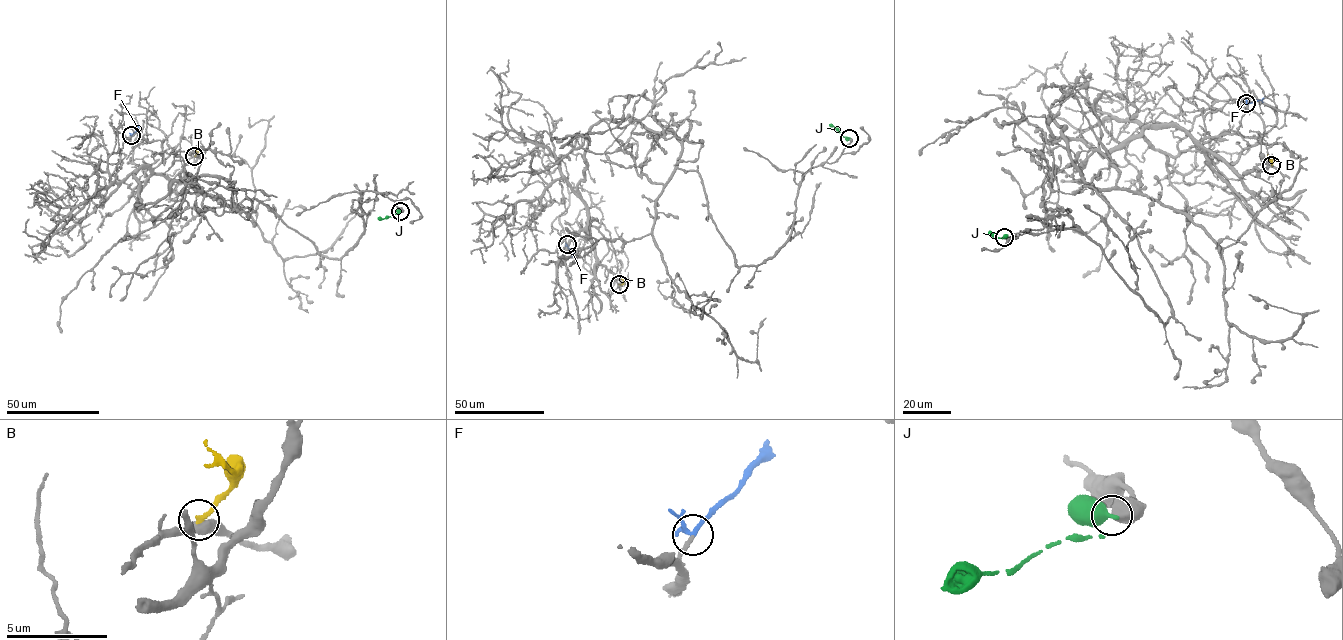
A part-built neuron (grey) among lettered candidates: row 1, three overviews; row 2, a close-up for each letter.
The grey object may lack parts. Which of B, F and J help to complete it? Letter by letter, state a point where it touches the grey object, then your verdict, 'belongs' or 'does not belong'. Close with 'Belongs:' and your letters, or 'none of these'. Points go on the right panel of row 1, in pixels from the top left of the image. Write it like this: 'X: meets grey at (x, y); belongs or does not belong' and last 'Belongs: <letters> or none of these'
B: meets grey at (1271, 165); does not belong
F: meets grey at (1246, 103); belongs
J: meets grey at (1004, 237); does not belong
Belongs: F

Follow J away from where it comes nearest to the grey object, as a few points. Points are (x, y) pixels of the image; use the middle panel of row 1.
J: (849, 138), (829, 124)

